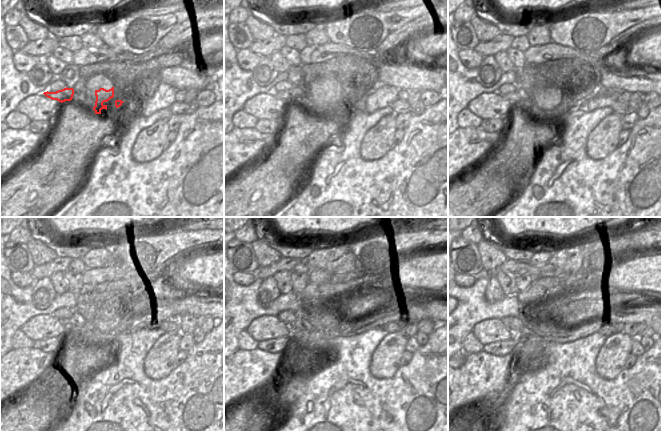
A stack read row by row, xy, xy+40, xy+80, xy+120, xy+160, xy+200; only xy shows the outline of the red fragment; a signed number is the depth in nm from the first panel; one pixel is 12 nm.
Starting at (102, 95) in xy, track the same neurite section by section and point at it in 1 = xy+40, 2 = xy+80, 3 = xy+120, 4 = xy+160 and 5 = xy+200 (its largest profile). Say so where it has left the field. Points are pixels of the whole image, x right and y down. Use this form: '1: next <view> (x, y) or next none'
1: next xy+40 (326, 96)
2: next xy+80 (549, 98)
3: next xy+120 (99, 323)
4: next xy+160 (394, 312)
5: next xy+200 (636, 315)

